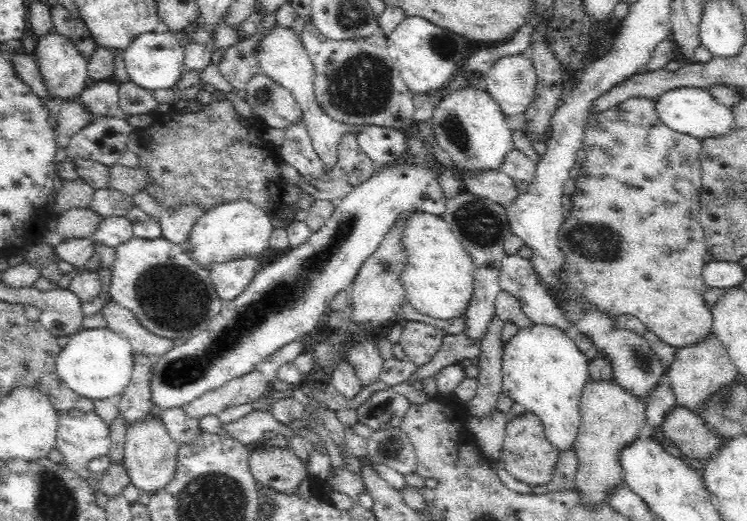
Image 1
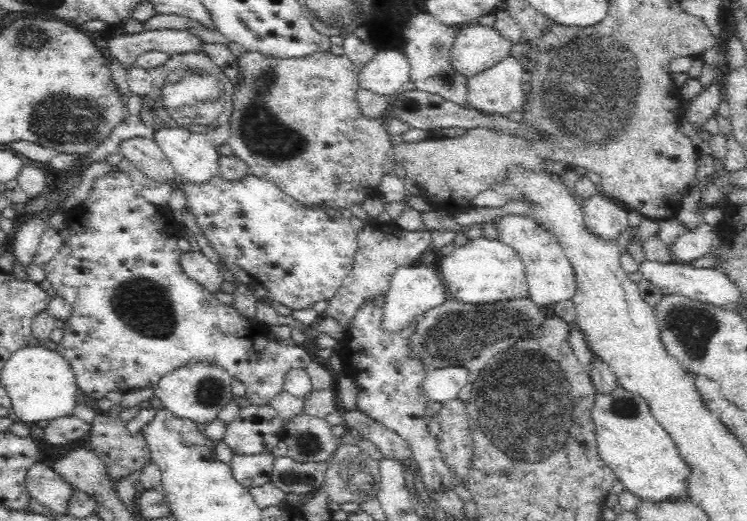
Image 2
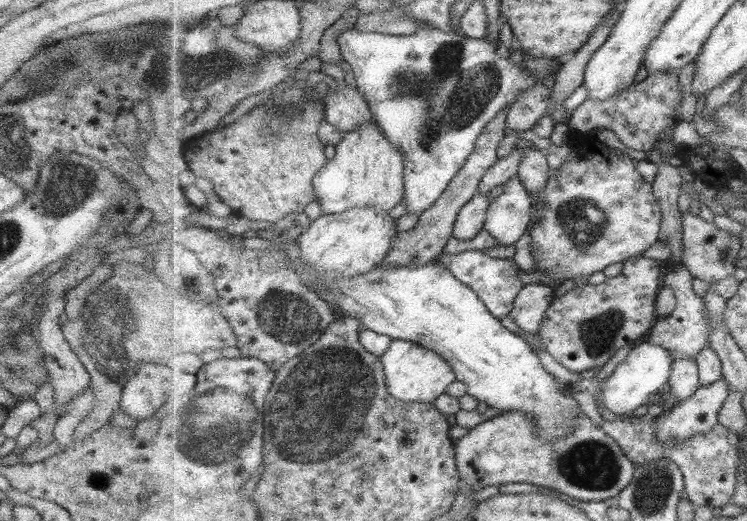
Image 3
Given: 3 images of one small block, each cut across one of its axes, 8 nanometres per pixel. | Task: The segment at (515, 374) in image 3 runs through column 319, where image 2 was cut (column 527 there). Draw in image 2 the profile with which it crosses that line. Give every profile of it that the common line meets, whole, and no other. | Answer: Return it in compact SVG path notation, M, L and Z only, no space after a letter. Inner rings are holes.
M476 238L458 246L440 262L442 283L456 301L467 304L494 303L515 297L528 297L524 263L514 248L500 240Z

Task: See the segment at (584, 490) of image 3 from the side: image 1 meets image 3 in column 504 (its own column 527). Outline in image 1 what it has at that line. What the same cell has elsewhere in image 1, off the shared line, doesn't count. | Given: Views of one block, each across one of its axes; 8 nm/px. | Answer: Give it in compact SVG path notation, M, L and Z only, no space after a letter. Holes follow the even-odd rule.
M527 412L522 416L510 418L507 422L500 460L504 462L504 468L516 480L526 482L531 487L540 486L550 482L560 451L546 437L544 423L540 420L540 417L536 416L534 412Z

